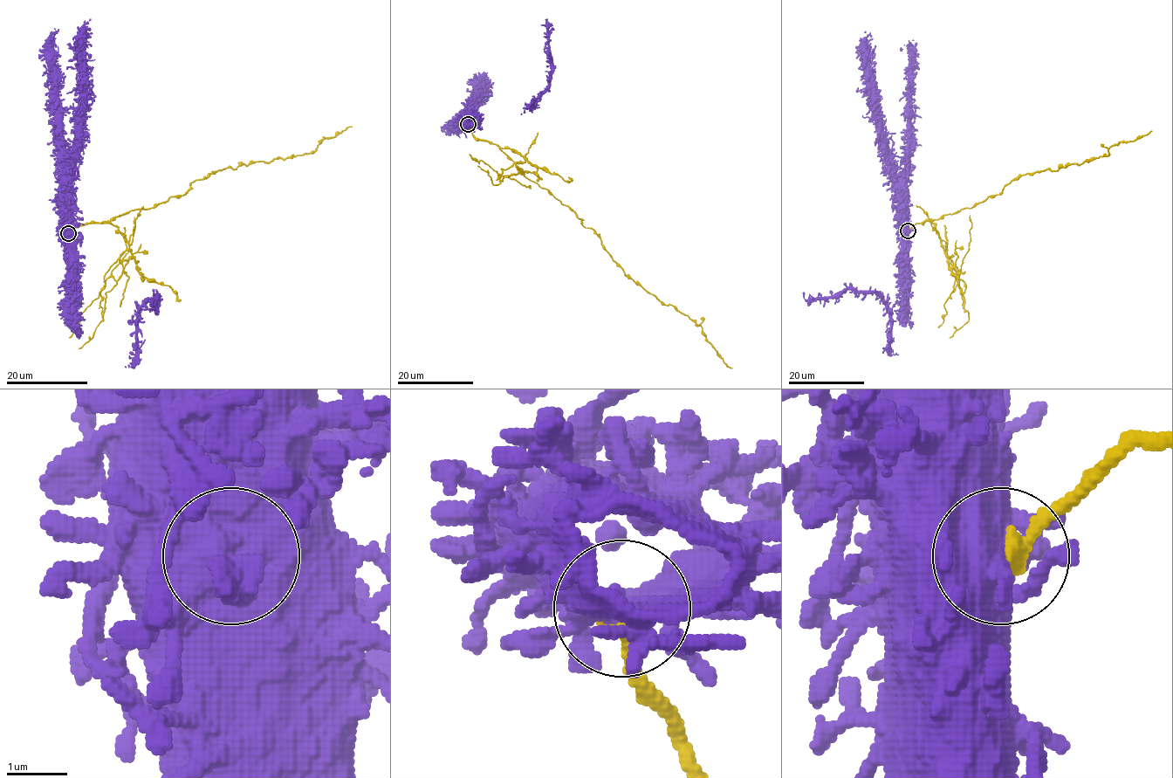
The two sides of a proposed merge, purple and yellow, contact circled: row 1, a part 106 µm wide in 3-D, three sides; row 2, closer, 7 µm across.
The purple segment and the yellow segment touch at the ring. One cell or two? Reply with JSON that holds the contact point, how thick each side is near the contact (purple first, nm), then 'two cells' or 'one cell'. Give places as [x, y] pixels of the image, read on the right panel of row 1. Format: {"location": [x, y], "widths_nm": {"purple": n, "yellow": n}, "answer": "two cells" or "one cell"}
{"location": [908, 230], "widths_nm": {"purple": 480, "yellow": 400}, "answer": "two cells"}

